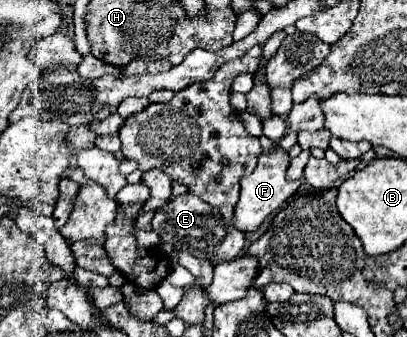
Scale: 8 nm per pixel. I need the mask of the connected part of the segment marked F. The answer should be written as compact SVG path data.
M274 146L272 150L258 156L258 166L254 168L252 174L240 178L240 200L234 210L238 230L242 232L256 230L268 214L276 212L300 188L300 180L292 180L292 182L286 180L288 164L290 164L288 152L282 150L280 146Z

